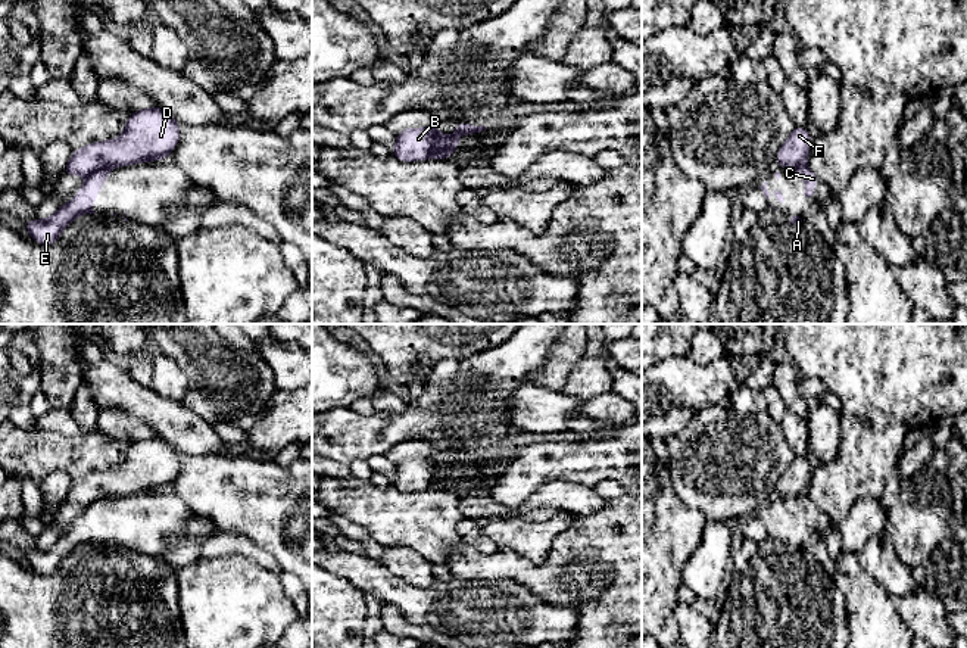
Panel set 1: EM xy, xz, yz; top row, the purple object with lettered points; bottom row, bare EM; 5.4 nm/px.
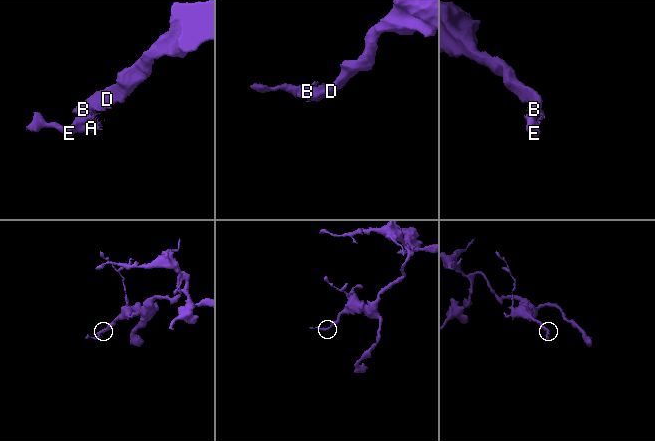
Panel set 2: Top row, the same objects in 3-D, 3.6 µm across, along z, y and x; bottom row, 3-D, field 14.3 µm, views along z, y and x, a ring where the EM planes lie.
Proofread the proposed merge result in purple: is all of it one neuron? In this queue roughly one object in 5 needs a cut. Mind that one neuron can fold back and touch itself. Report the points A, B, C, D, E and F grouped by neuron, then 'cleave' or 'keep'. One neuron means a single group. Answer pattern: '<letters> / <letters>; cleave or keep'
A C E / B D F; cleave

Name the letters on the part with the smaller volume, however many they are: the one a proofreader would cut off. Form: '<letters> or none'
A, C, E

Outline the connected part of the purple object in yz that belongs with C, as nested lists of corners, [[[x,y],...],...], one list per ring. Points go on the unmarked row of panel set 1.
[[[807,493],[799,495],[782,495],[784,499],[799,501],[804,505],[805,521],[804,526],[811,527],[817,517],[818,507],[807,496]]]

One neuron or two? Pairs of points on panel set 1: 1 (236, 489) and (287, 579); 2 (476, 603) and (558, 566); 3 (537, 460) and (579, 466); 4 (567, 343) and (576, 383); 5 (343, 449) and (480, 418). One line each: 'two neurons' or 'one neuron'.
1: two neurons
2: two neurons
3: one neuron
4: two neurons
5: one neuron

